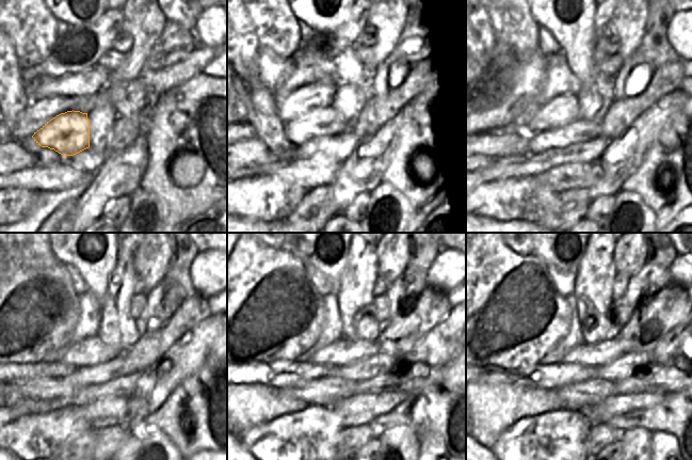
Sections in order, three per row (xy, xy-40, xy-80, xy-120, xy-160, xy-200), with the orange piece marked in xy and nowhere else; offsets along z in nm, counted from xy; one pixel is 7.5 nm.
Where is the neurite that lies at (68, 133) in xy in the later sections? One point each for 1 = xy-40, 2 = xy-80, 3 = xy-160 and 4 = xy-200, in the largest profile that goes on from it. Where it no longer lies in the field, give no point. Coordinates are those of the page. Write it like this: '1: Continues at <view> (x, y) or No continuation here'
1: Continues at xy-40 (316, 123)
2: Continues at xy-80 (580, 130)
3: Continues at xy-160 (370, 367)
4: Continues at xy-200 (625, 366).

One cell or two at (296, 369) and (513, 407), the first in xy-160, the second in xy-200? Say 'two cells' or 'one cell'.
two cells

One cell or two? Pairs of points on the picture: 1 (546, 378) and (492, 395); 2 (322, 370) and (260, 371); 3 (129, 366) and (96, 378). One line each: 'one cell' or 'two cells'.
1: two cells
2: one cell
3: one cell

